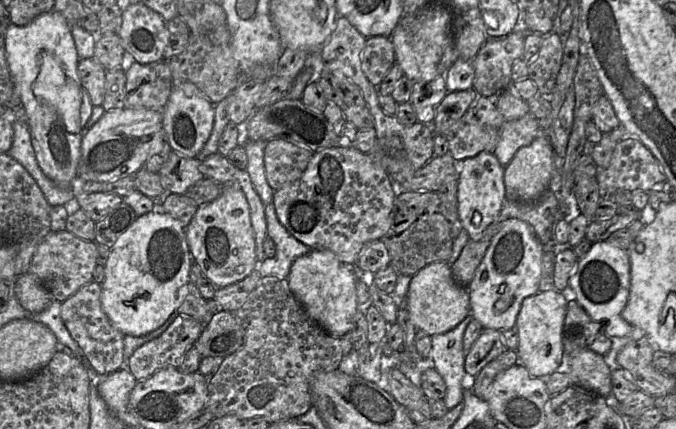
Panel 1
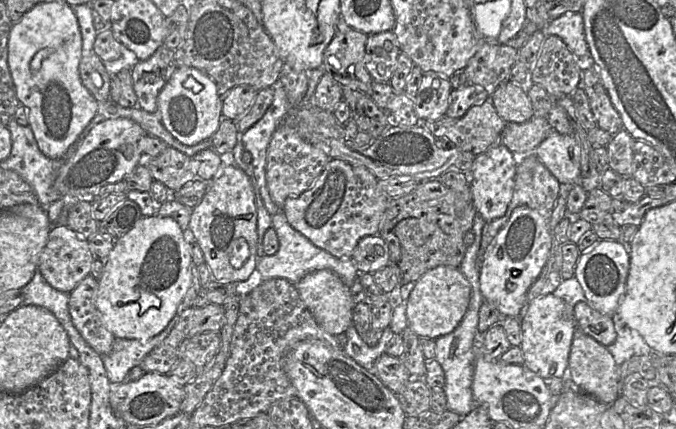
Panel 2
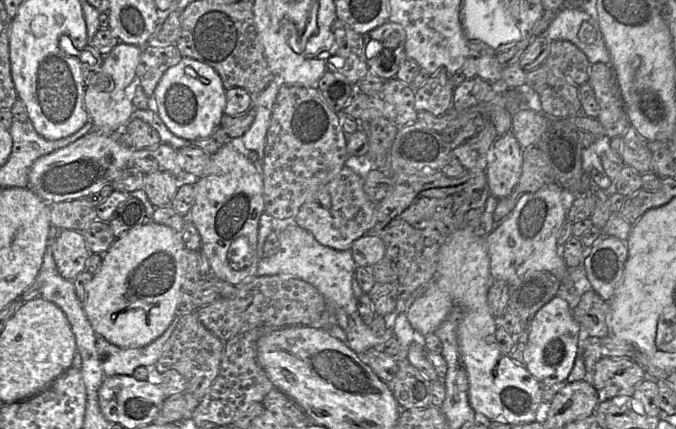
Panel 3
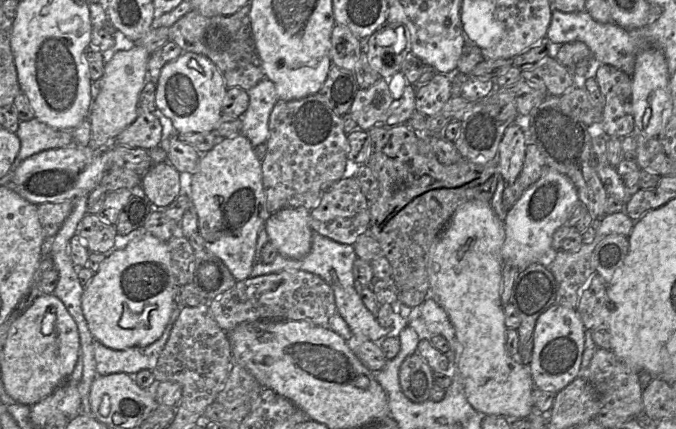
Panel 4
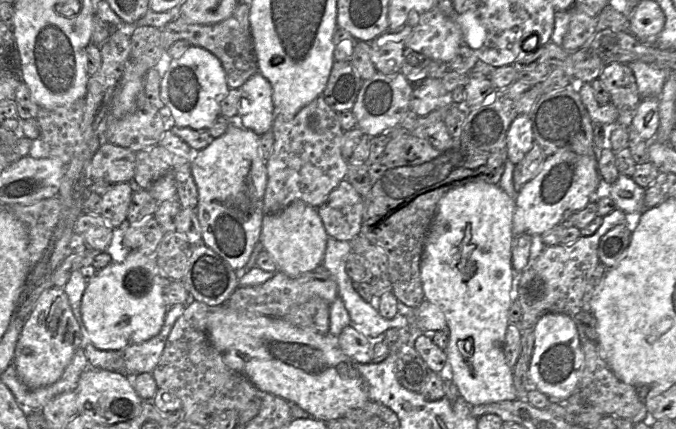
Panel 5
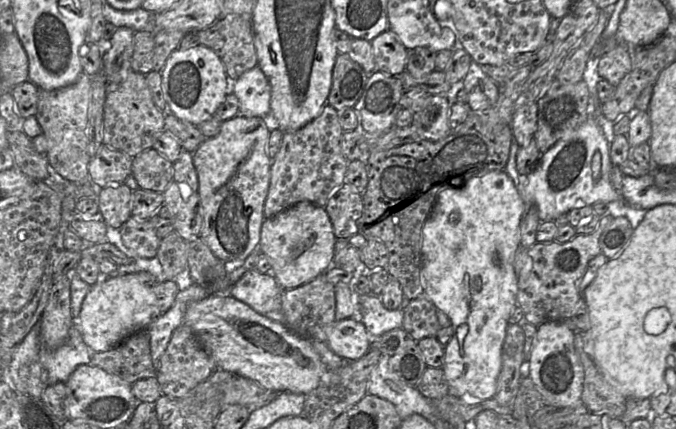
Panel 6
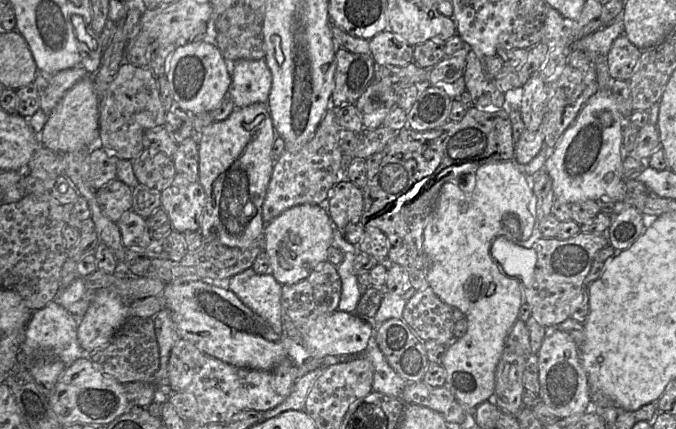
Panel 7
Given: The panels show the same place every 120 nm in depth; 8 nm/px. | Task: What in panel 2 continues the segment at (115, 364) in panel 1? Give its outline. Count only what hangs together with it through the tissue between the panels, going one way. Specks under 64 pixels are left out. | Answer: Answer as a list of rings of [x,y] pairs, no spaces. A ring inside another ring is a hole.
[[[86,276],[69,293],[72,322],[85,341],[101,356],[111,352],[115,337],[103,325],[96,308],[98,280]]]

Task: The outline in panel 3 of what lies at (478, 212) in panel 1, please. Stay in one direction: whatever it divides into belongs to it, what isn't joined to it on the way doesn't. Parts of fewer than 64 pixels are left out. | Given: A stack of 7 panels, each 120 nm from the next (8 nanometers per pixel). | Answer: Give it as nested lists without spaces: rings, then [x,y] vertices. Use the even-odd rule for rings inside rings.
[[[511,131],[497,137],[487,152],[485,174],[490,195],[502,199],[512,193],[522,170],[523,149]]]

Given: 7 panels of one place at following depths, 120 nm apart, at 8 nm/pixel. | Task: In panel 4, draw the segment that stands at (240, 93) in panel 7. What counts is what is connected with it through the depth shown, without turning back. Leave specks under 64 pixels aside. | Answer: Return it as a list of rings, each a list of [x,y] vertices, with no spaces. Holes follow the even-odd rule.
[[[266,77],[247,90],[247,93],[249,104],[241,115],[241,134],[256,147],[268,139],[270,114],[279,98],[275,84]]]

